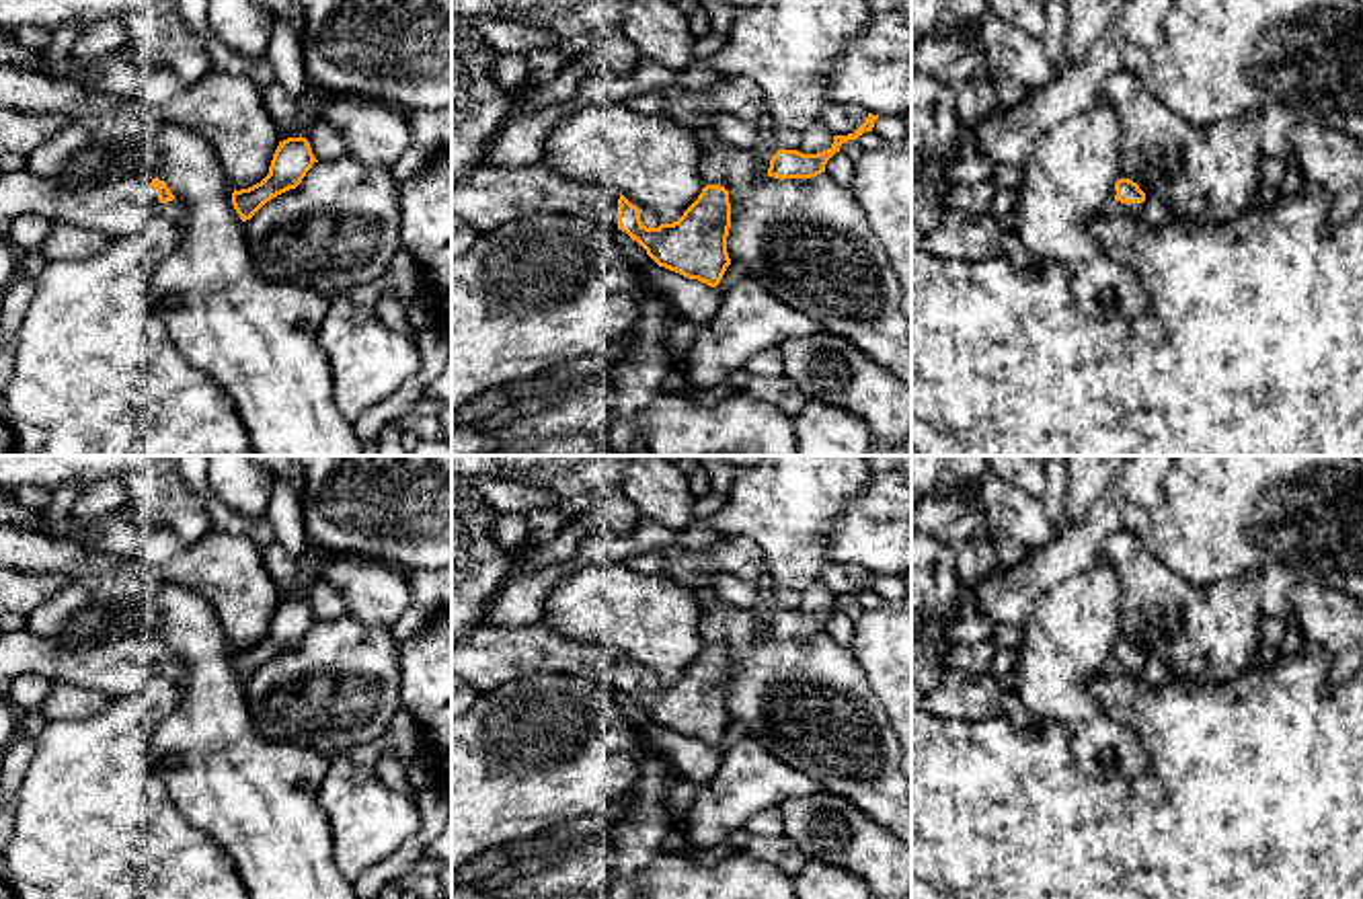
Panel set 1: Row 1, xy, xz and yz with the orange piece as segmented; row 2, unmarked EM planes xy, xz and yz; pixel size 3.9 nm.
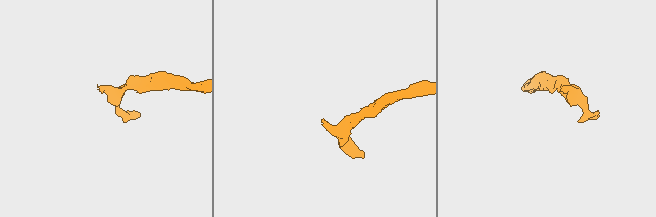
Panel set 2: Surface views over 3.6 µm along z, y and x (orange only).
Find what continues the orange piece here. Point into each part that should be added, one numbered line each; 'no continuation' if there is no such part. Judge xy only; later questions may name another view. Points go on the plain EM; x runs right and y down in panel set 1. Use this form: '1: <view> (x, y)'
1: xy (115, 666)

